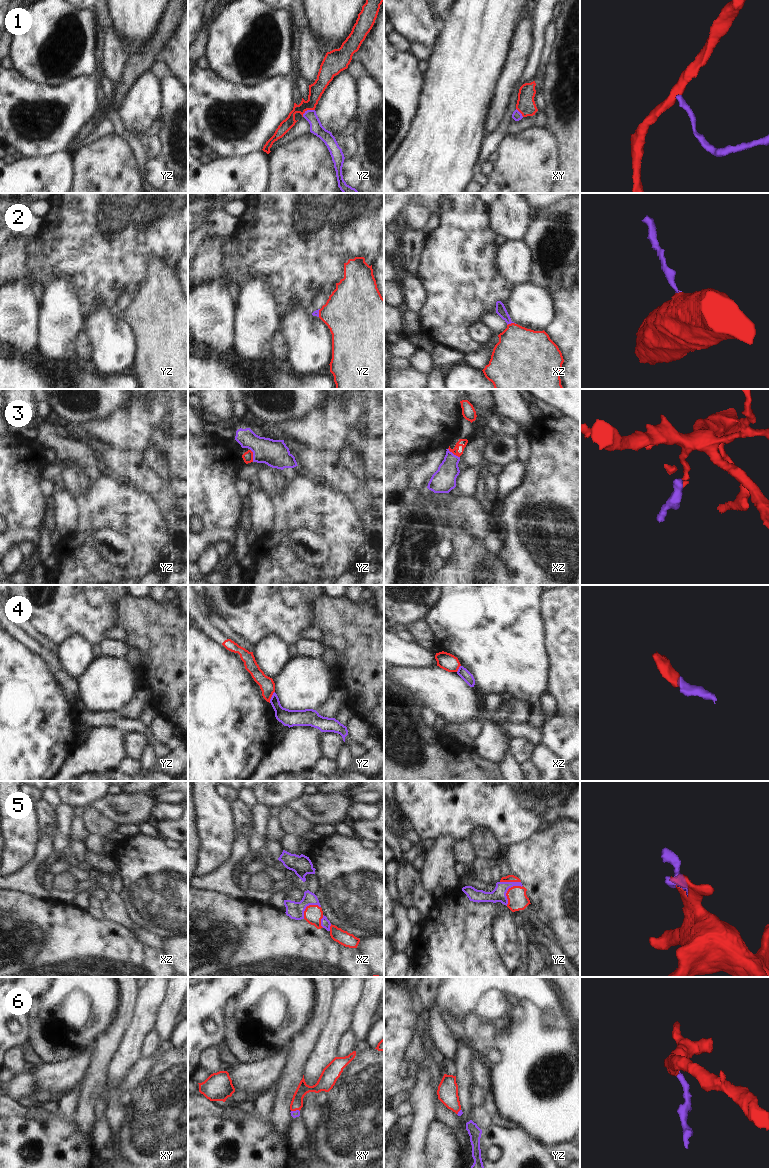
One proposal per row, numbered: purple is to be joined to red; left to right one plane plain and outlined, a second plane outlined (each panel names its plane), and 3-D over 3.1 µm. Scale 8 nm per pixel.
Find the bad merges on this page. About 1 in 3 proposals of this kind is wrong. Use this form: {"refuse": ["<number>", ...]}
{"refuse": ["1", "3", "4"]}

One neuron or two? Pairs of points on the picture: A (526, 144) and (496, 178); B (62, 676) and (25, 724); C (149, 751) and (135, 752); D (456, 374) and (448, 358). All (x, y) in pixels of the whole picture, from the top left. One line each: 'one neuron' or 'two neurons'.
A: one neuron
B: two neurons
C: two neurons
D: two neurons

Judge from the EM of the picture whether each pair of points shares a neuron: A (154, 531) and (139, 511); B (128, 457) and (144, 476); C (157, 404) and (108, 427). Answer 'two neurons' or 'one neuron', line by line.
A: one neuron
B: one neuron
C: one neuron

